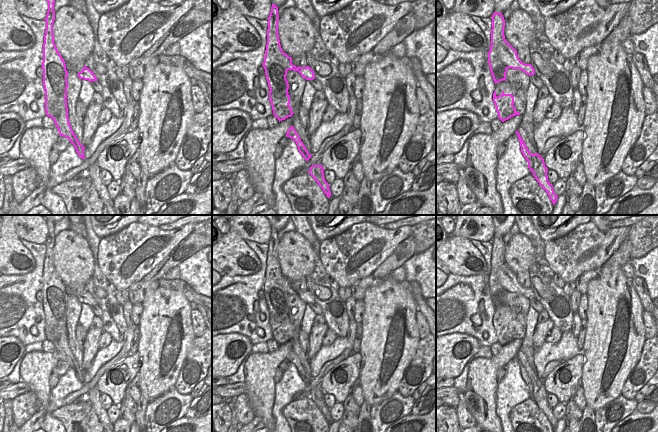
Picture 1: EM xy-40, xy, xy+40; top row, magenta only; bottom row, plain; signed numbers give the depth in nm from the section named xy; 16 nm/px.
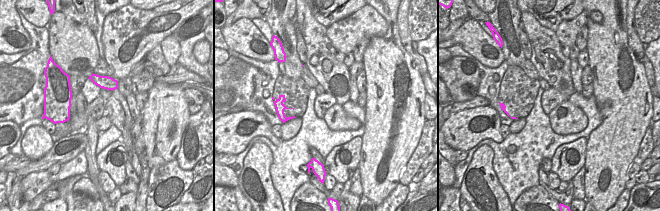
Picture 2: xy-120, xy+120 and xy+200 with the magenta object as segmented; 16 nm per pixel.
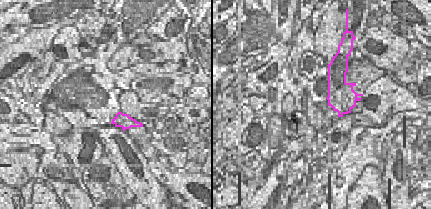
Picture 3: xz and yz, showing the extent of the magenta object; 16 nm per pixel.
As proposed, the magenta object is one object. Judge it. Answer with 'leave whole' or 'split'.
split

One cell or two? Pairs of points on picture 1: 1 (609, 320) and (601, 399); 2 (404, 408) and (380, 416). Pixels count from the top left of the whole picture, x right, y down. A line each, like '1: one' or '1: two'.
1: one
2: one

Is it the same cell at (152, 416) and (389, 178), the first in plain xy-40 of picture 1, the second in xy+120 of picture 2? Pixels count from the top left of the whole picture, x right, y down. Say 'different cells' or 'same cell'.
different cells

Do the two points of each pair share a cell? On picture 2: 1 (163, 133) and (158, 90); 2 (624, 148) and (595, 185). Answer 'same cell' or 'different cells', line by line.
1: same cell
2: same cell

